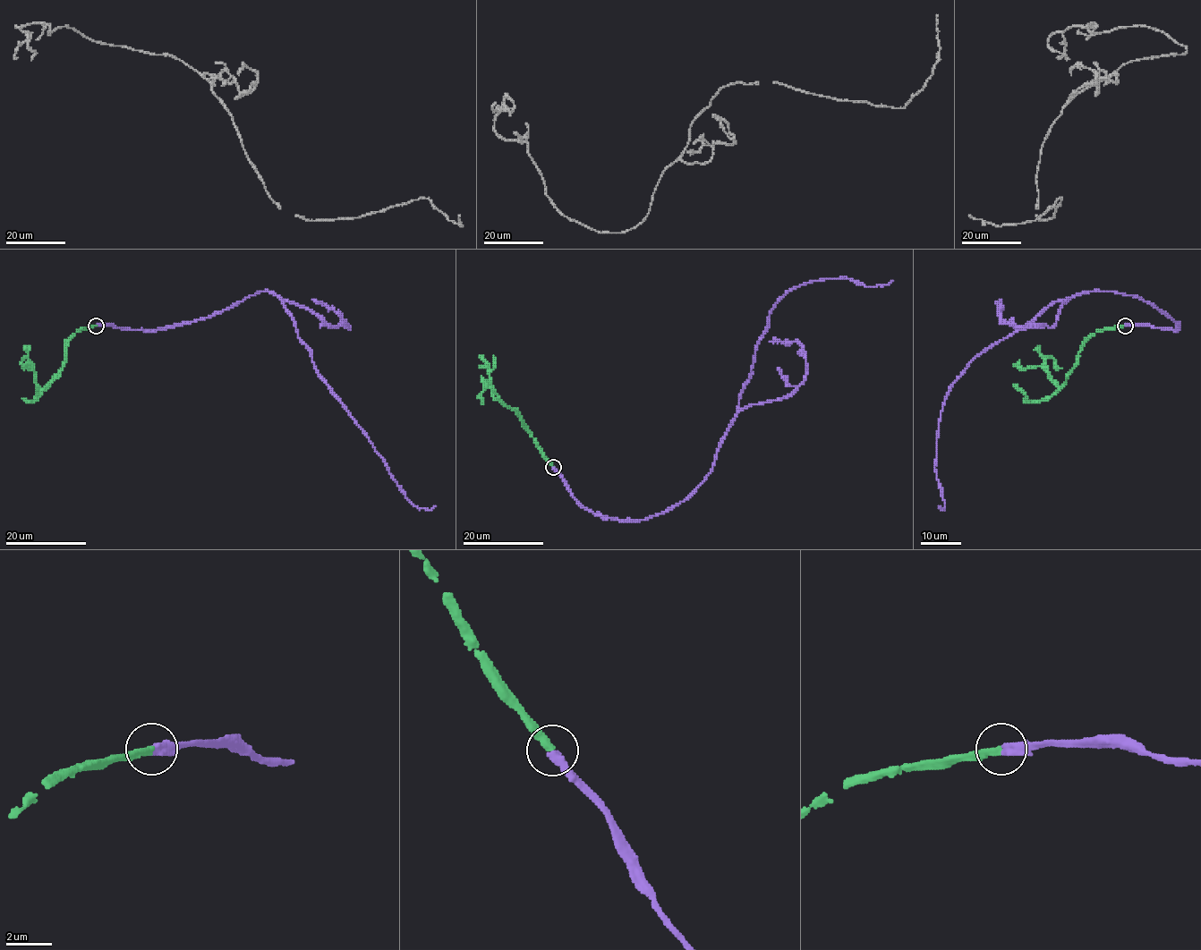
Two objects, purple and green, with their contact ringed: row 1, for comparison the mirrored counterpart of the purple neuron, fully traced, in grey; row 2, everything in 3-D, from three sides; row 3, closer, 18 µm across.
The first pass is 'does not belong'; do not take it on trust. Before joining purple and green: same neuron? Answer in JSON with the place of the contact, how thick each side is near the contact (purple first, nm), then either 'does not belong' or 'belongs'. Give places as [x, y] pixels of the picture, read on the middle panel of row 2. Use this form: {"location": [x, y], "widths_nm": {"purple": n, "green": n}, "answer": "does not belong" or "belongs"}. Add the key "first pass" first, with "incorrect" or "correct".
{"first pass": "incorrect", "location": [553, 467], "widths_nm": {"purple": 440, "green": 320}, "answer": "belongs"}

